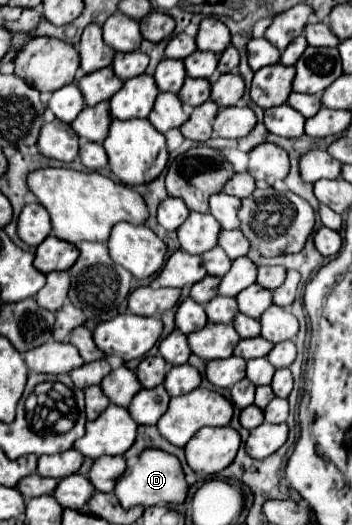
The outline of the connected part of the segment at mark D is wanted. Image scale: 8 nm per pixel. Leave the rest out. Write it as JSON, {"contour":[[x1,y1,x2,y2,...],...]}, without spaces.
{"contour":[[145,449,139,457,139,463,131,469,127,469,115,485,115,495,121,501,125,509,131,507,151,507,151,505,167,505,167,503,183,503,187,497,189,485,185,481,183,467,179,459,171,453,165,453,161,449]]}

